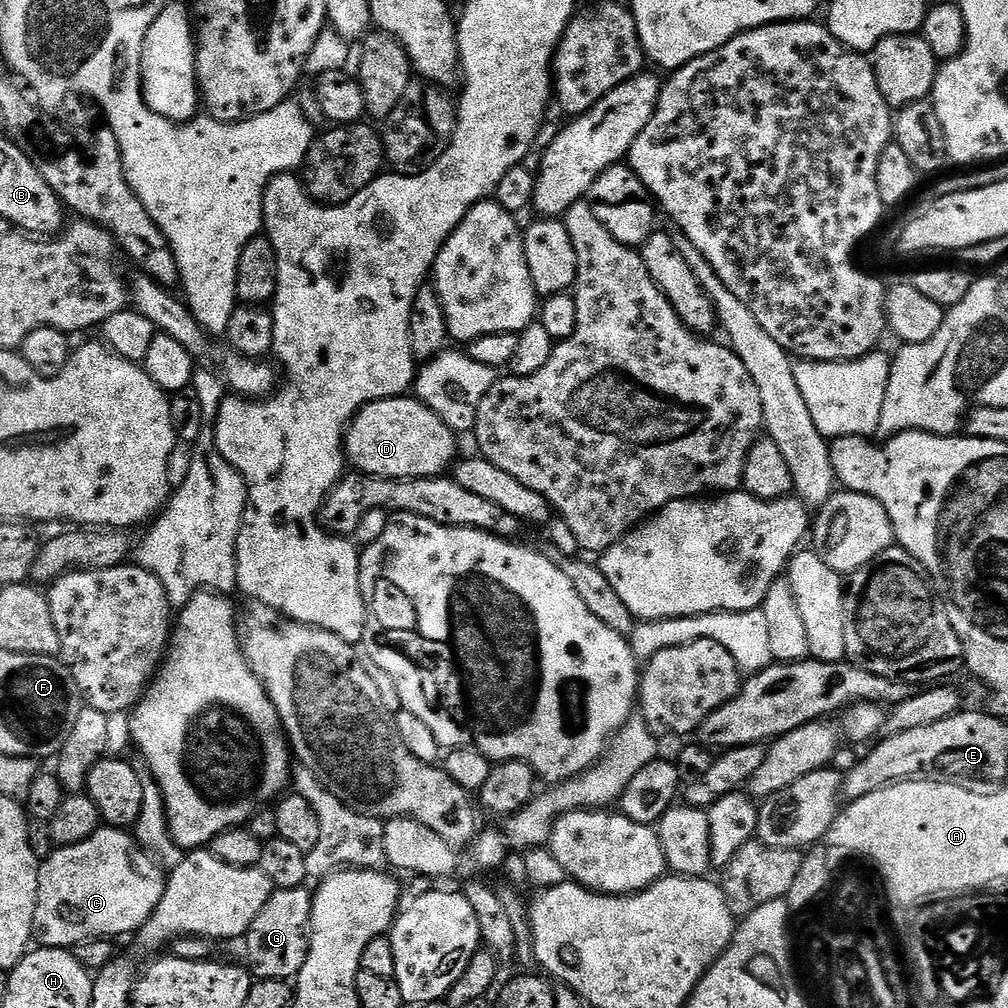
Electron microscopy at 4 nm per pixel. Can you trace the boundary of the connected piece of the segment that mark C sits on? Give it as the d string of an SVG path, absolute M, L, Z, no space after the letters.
M100 827L86 842L57 847L40 861L38 898L34 910L32 935L37 945L46 948L75 949L87 940L103 940L139 933L162 902L166 872L149 853L136 843L135 835L122 828Z

